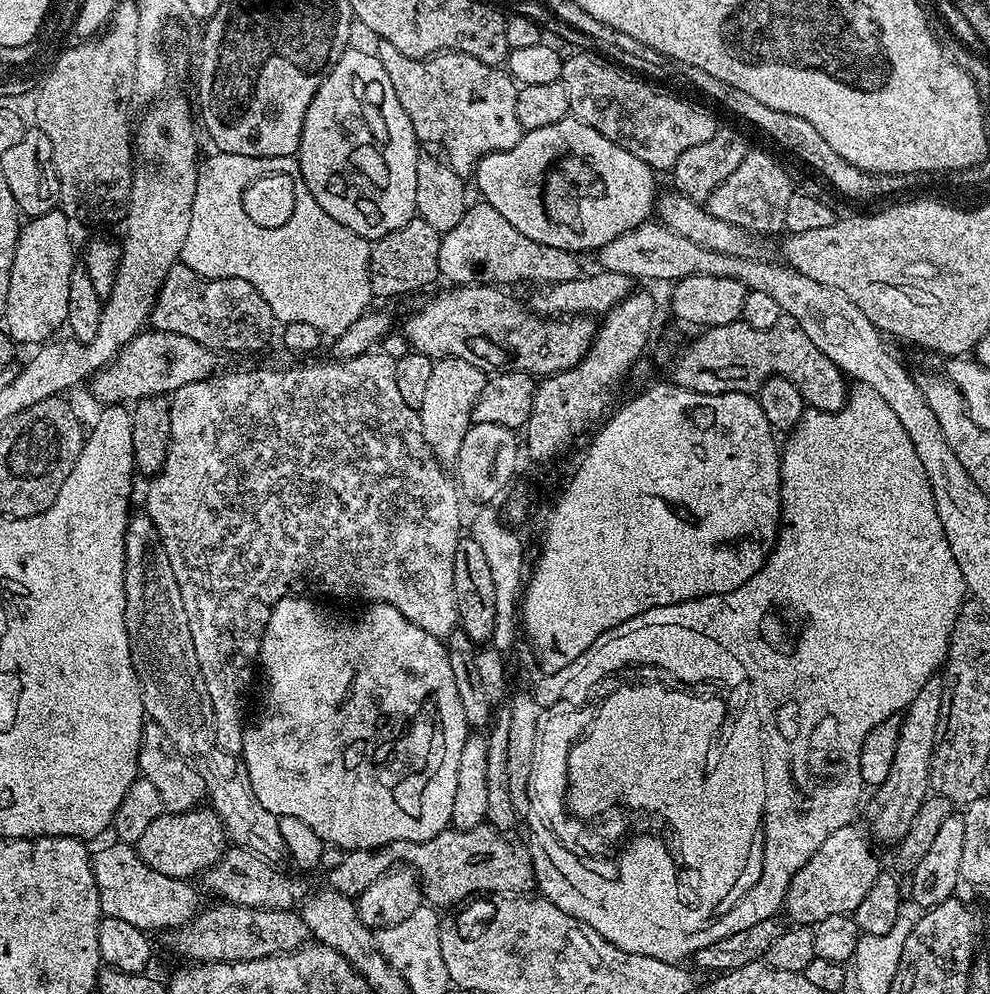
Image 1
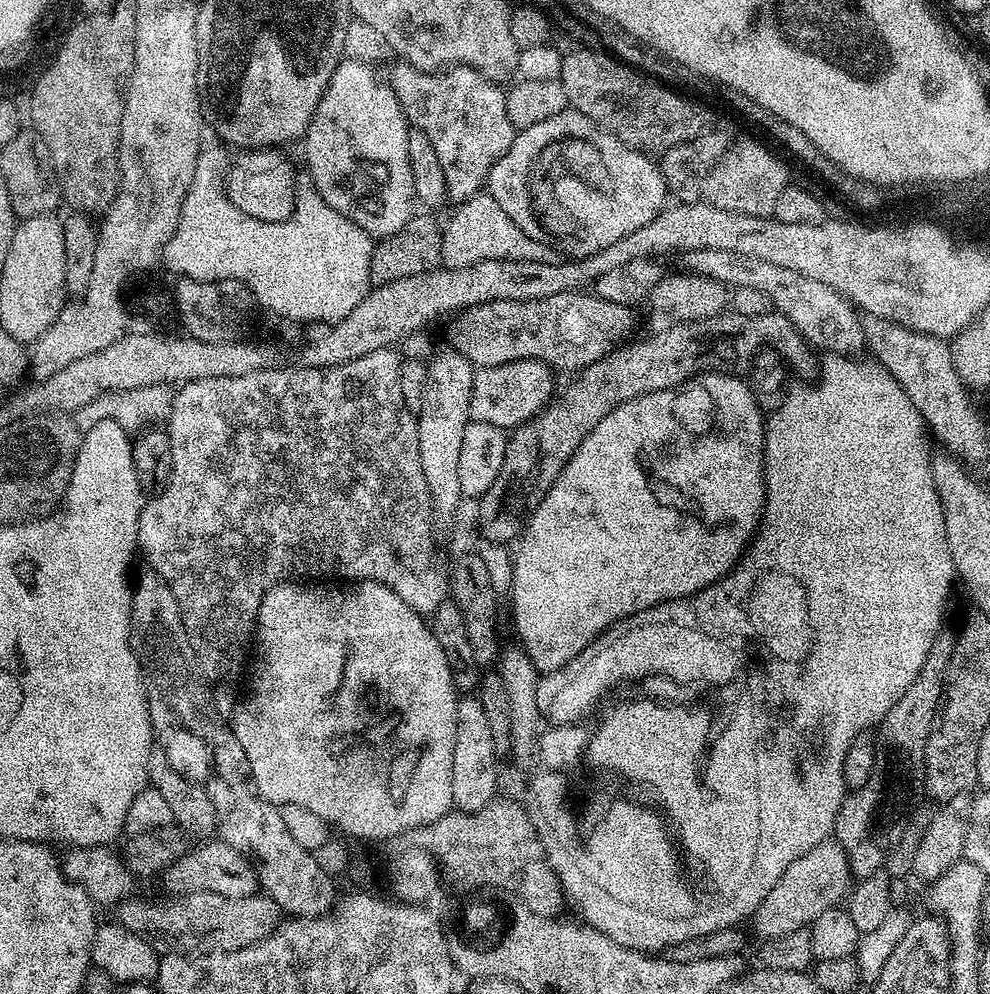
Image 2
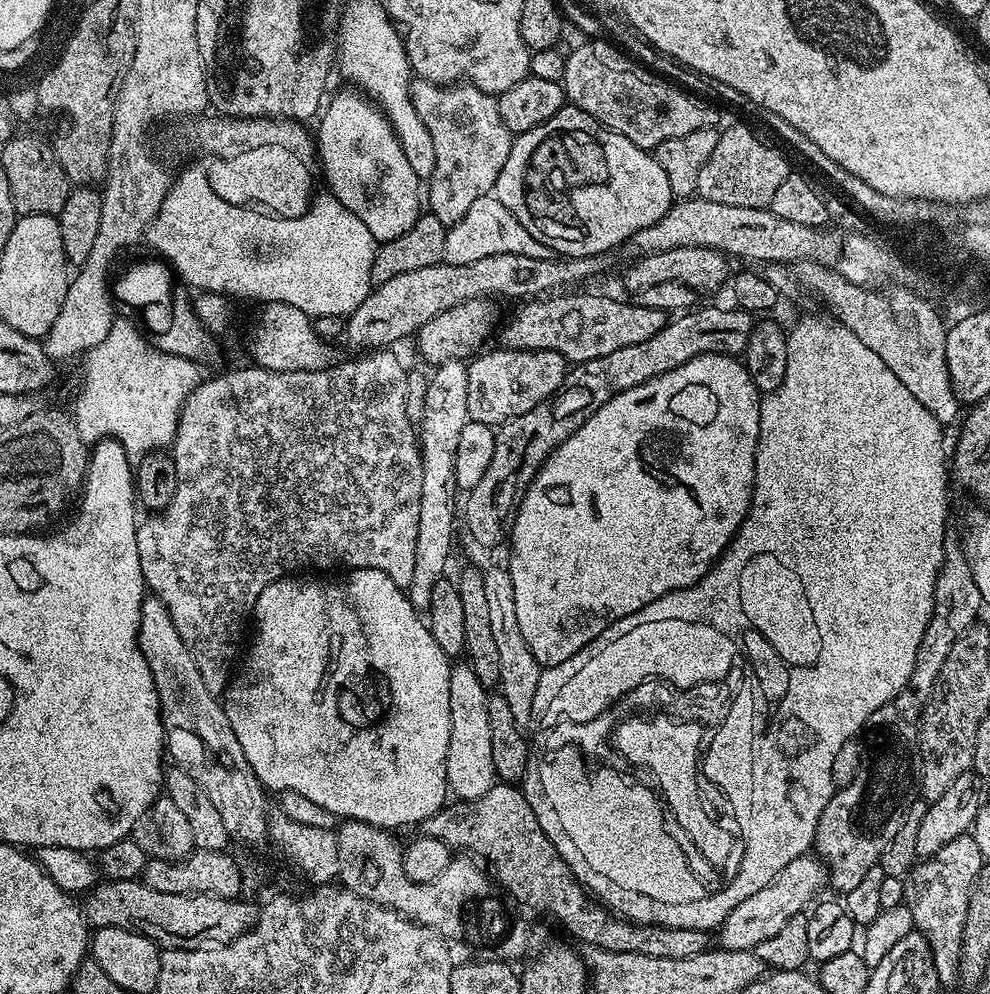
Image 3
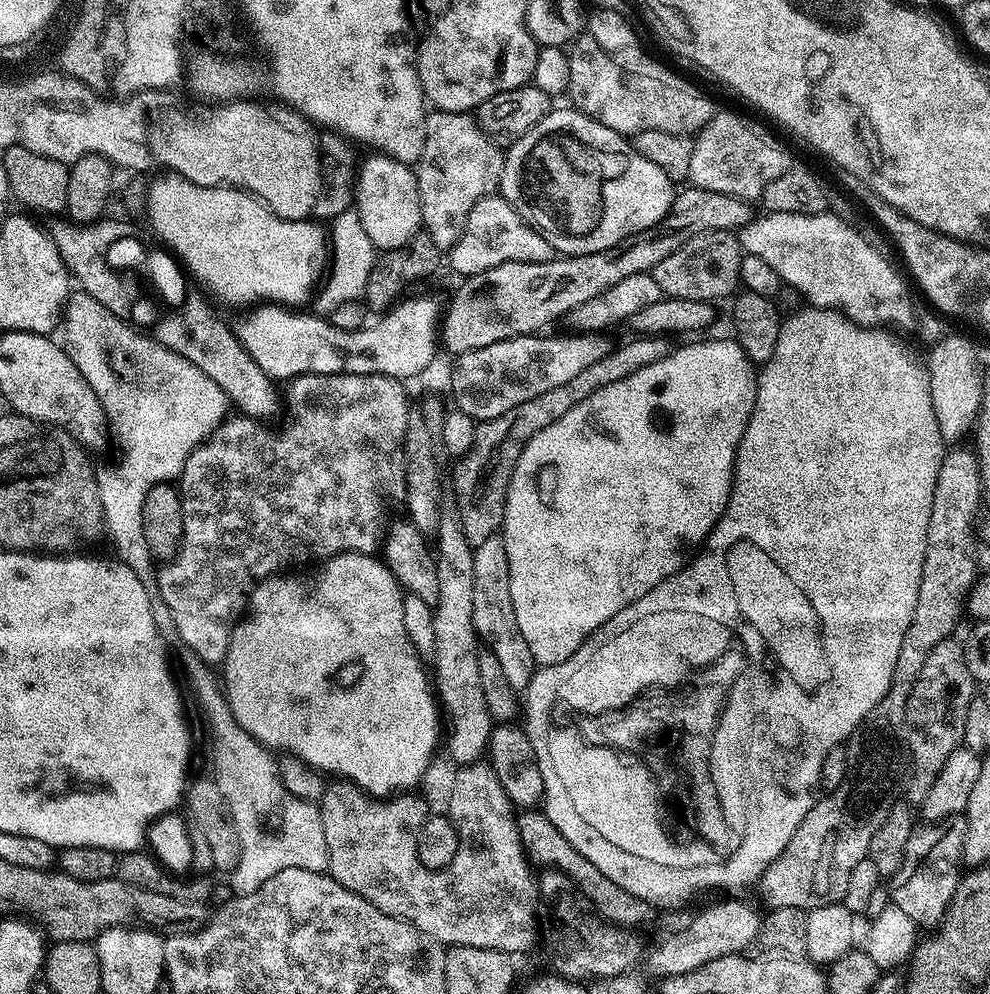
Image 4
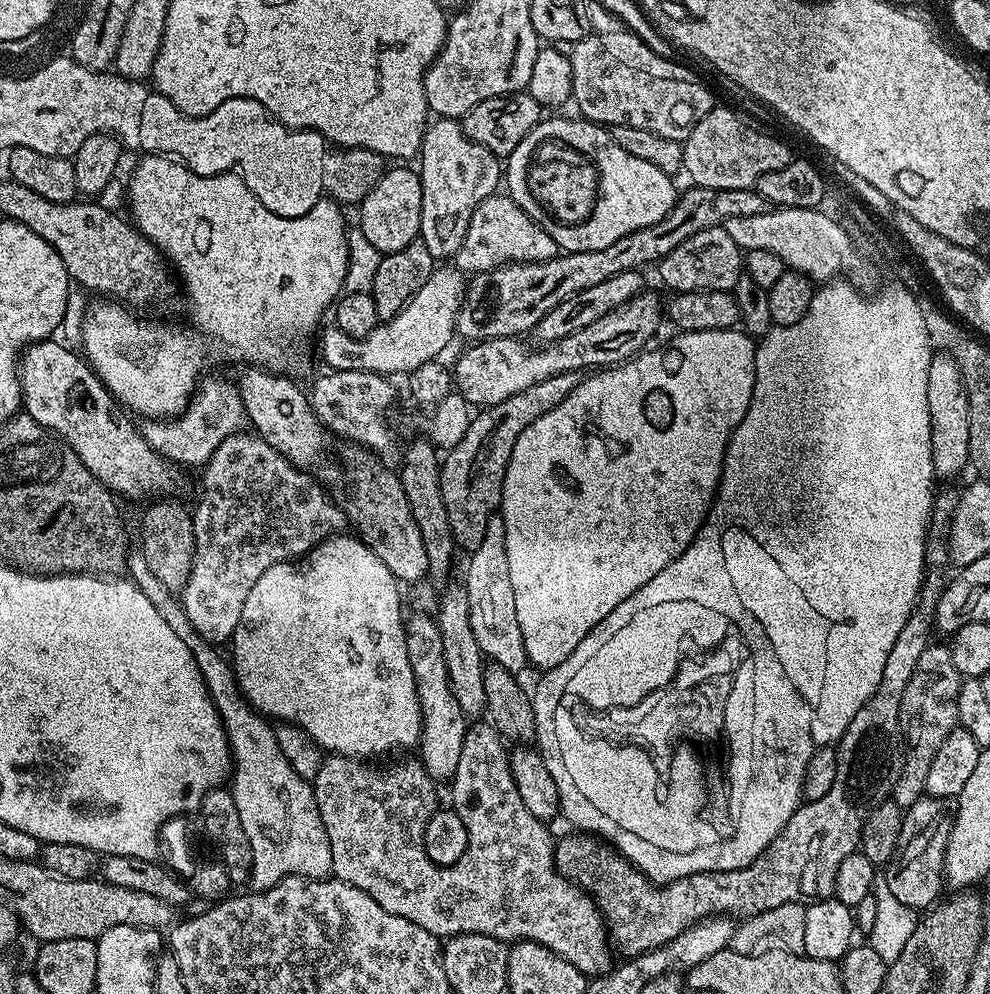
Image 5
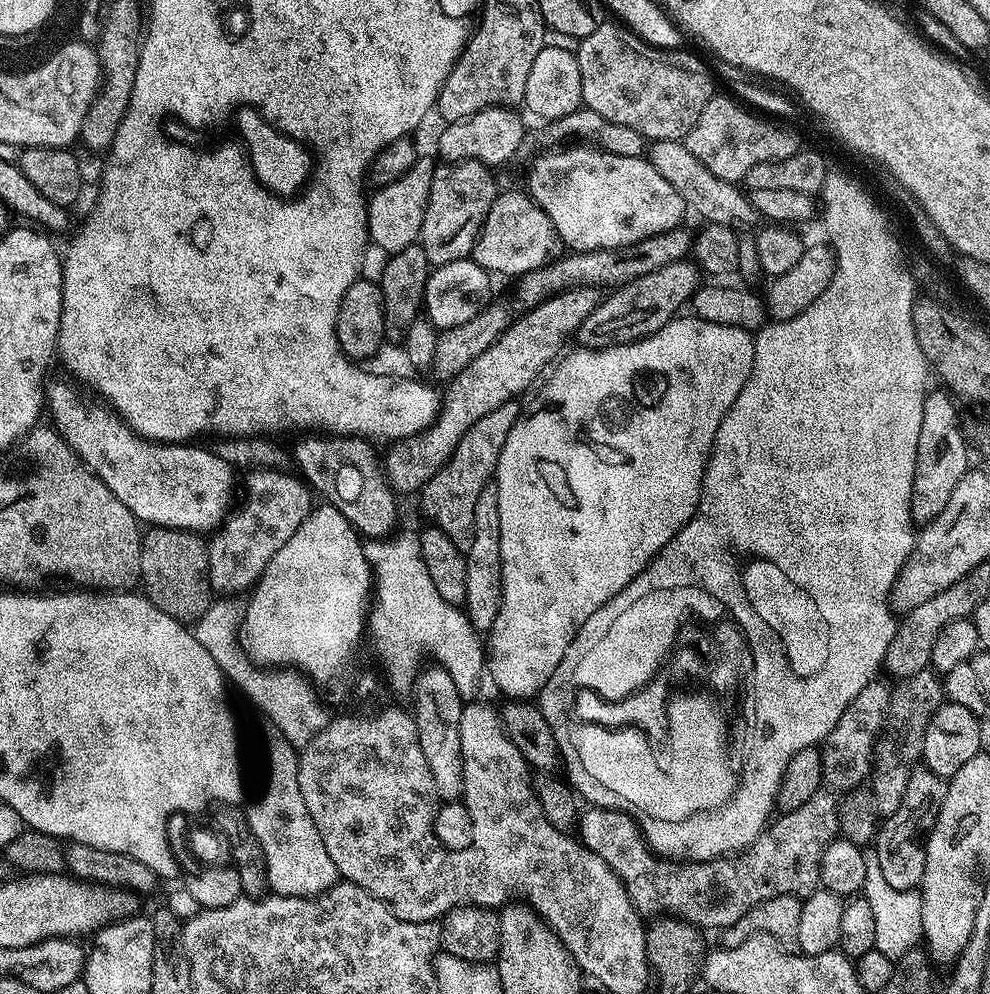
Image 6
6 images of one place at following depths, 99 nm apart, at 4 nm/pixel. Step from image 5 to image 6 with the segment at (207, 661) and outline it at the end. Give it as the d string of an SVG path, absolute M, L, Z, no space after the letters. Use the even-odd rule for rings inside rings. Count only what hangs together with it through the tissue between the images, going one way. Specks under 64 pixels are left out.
M271 726L265 729L264 760L268 763L268 781L264 784L264 793L252 805L247 805L246 811L250 830L254 838L258 838L262 854L266 858L268 887L277 896L321 896L337 884L338 873L330 853L322 843L322 834L318 834L318 826L314 826L314 818L310 818L310 810L306 810L306 801L302 799L302 790L298 786L298 750L290 742L286 742L282 730Z

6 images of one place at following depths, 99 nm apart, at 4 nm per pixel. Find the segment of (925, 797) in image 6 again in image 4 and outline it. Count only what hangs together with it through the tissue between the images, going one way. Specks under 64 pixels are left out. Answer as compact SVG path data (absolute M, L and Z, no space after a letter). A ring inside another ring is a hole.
M967 815L953 816L947 822L934 822L917 827L910 842L906 842L906 858L898 866L898 874L890 878L891 907L902 910L915 922L917 929L939 929L948 913L948 904L960 884L964 839L968 829Z

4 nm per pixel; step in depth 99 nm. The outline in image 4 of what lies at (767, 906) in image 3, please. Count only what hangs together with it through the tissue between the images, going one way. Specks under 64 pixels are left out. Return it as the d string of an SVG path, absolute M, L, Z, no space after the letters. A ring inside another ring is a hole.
M720 900L717 904L712 904L698 913L685 928L680 928L673 936L666 937L652 952L652 966L661 975L673 976L674 974L684 974L686 970L698 970L698 966L706 966L706 962L714 962L714 958L726 958L747 953L755 945L761 923L762 916L756 913L754 905L747 904L744 900Z

